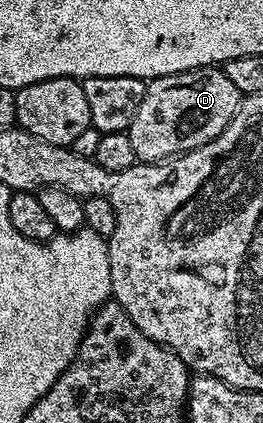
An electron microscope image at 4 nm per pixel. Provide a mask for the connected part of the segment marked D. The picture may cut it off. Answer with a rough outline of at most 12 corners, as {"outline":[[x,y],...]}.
{"outline":[[218,66],[150,80],[126,129],[161,163],[233,121],[237,85]]}

